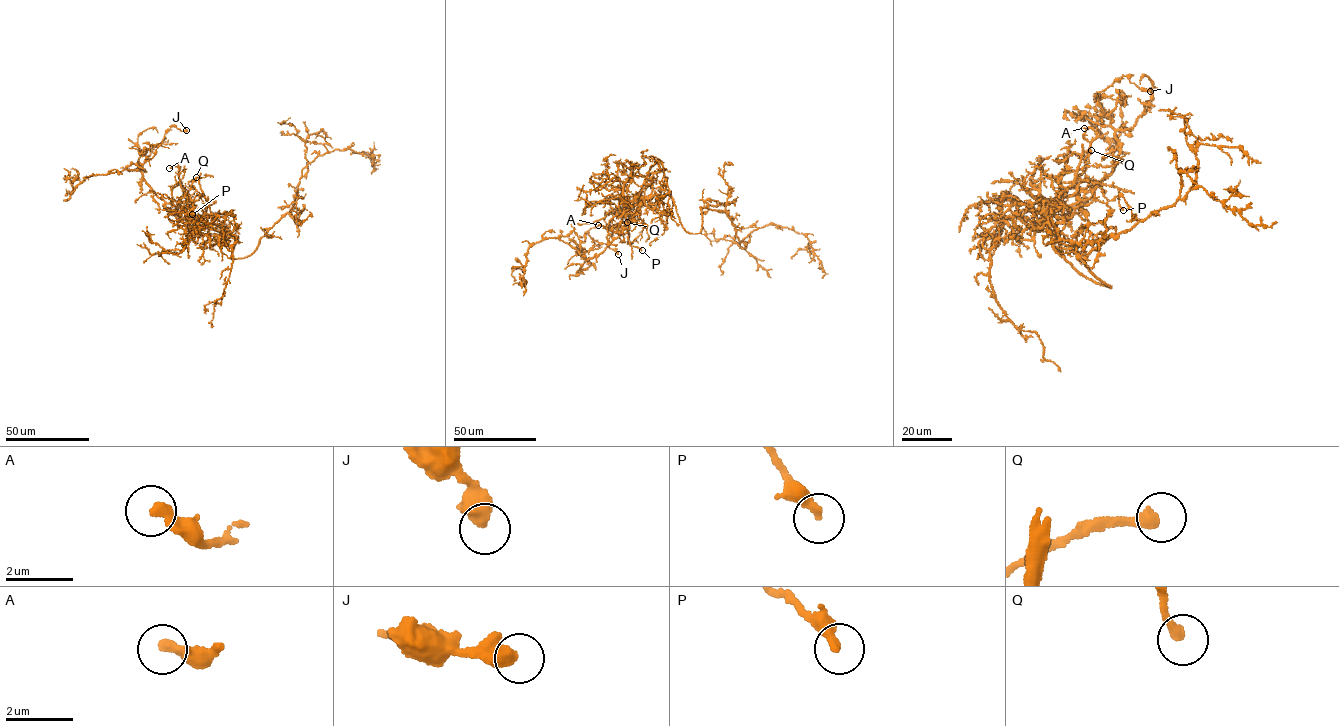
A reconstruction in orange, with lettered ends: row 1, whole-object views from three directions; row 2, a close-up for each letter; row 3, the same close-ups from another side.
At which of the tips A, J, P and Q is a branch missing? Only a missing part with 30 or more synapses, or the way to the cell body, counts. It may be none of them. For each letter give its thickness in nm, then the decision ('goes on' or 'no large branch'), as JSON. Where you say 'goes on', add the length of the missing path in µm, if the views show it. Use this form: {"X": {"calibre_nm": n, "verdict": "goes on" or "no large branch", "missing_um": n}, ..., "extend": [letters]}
{"A": {"calibre_nm": 340, "verdict": "no large branch"}, "J": {"calibre_nm": 550, "verdict": "no large branch"}, "P": {"calibre_nm": 280, "verdict": "no large branch"}, "Q": {"calibre_nm": 320, "verdict": "no large branch"}, "extend": []}

